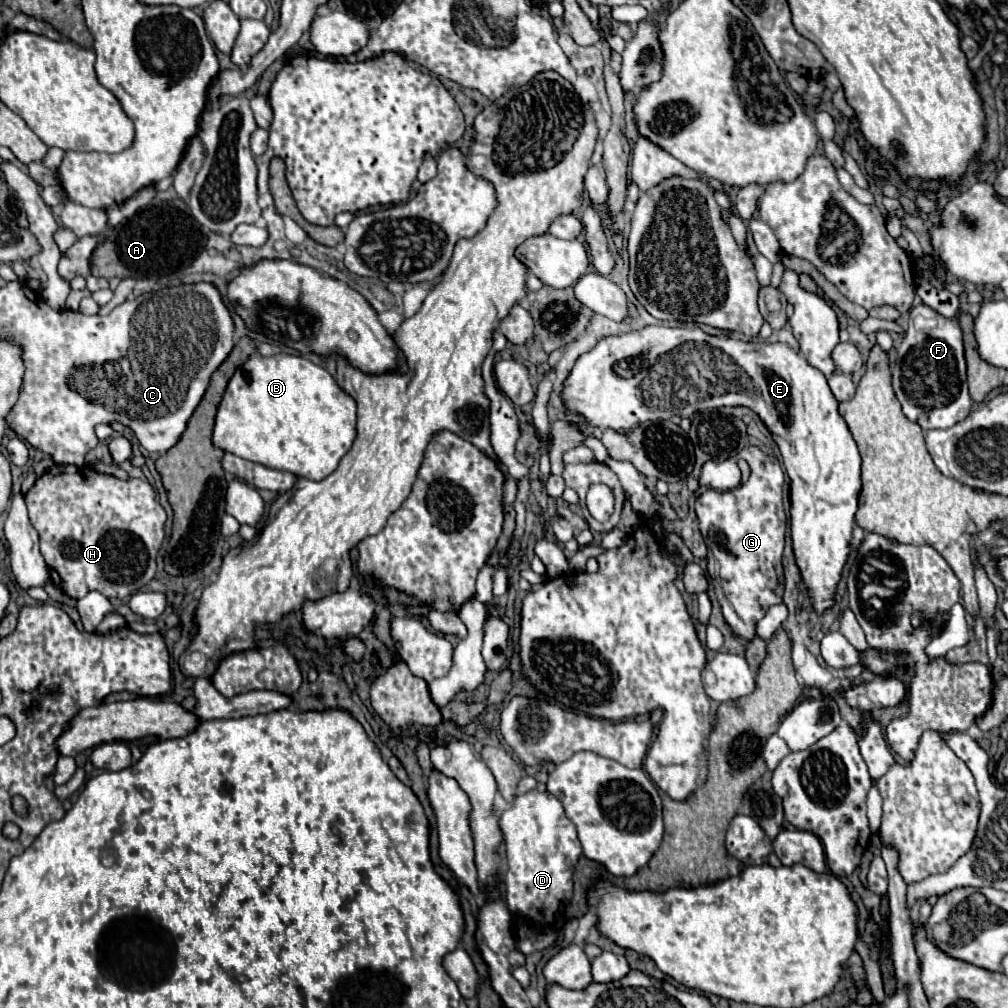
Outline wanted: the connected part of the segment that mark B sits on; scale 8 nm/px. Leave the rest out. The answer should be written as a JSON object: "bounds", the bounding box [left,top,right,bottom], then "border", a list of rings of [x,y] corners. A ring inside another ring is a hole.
{"bounds":[212,354,356,480],"border":[[[260,354],[250,356],[230,378],[218,406],[212,432],[214,446],[224,452],[310,480],[322,480],[332,474],[340,458],[350,450],[354,438],[356,402],[336,384],[328,370],[294,354],[276,354],[270,358],[264,358]]]}

